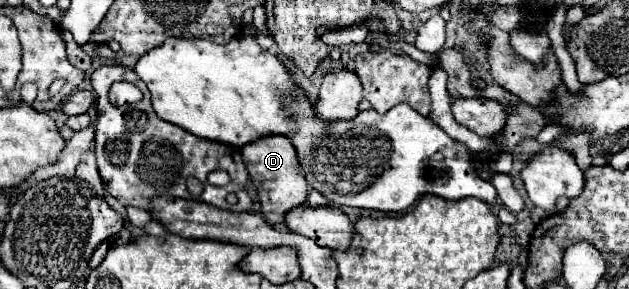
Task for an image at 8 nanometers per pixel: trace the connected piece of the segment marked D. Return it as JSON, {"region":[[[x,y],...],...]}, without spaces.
{"region":[[[269,136],[257,142],[251,142],[249,146],[241,148],[243,154],[243,162],[249,170],[249,176],[255,184],[263,184],[257,186],[257,196],[261,202],[261,214],[263,218],[271,224],[271,226],[279,226],[285,220],[285,214],[291,208],[303,206],[307,200],[307,192],[309,192],[309,184],[301,174],[299,162],[297,162],[297,154],[293,144],[289,142],[289,138],[283,136]]]}

